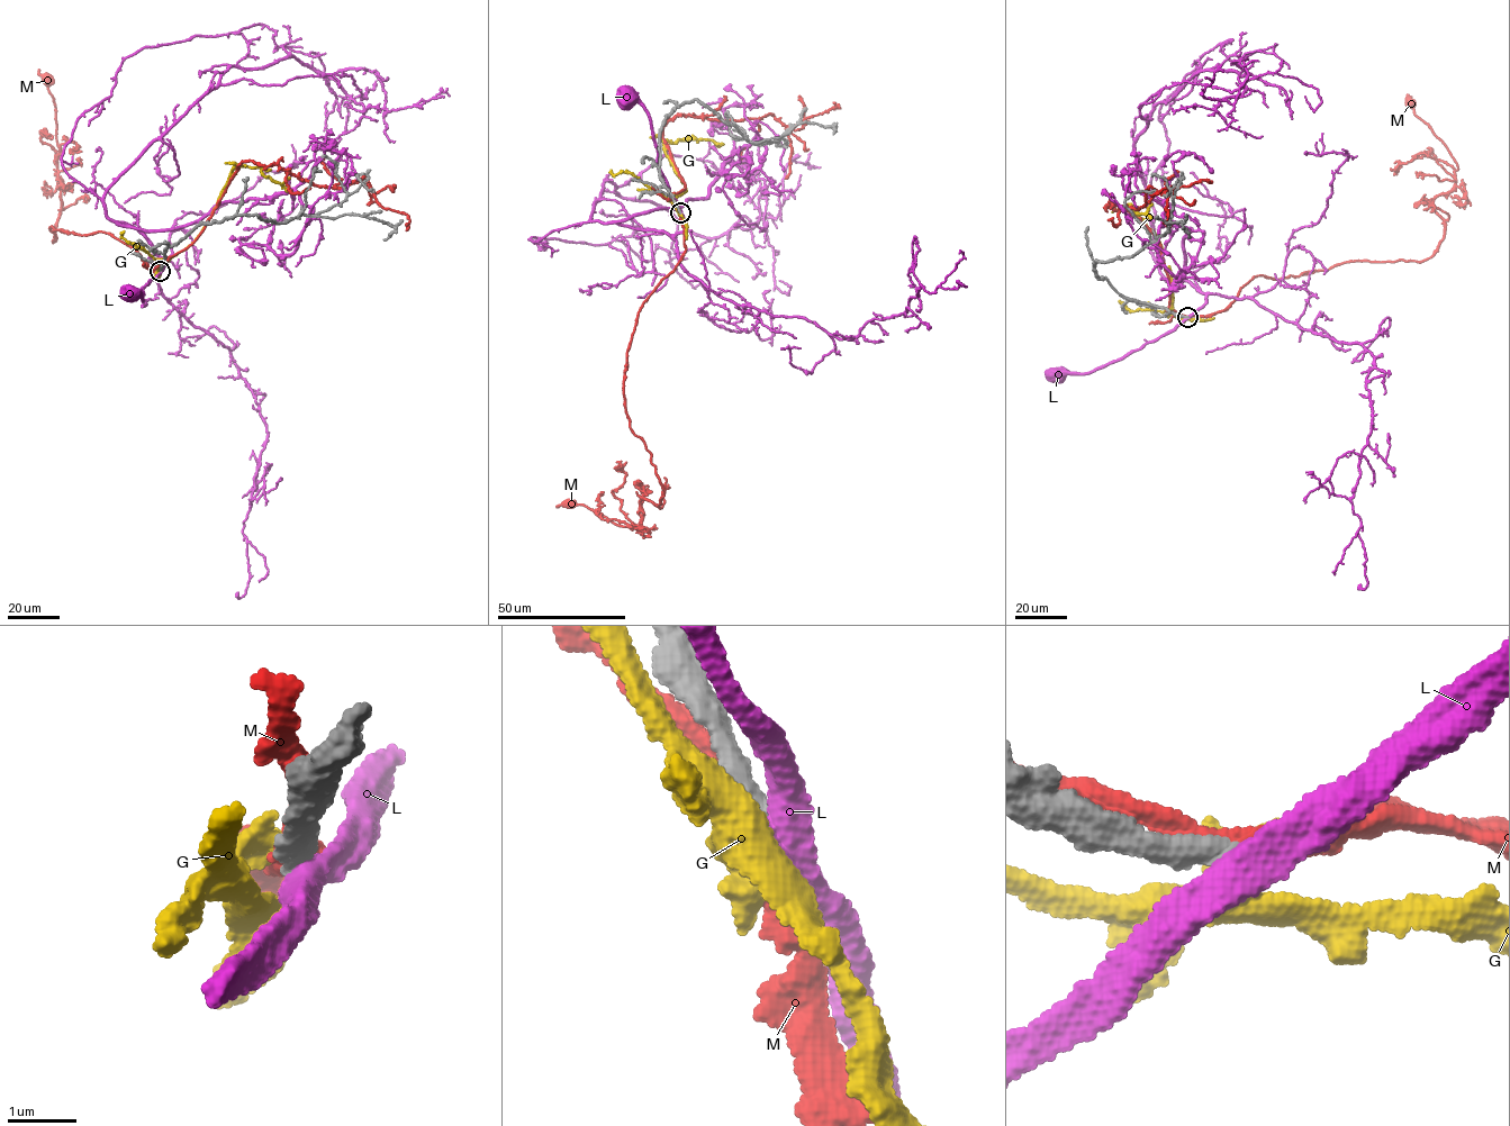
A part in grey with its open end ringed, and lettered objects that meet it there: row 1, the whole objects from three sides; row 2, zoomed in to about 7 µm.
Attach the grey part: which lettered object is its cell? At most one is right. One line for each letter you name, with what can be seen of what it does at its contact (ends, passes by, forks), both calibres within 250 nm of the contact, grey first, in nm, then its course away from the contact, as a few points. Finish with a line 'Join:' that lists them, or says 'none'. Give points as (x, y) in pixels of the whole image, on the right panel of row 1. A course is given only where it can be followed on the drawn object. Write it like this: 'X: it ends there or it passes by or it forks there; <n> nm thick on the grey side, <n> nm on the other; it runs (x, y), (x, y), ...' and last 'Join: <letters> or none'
Join: none

